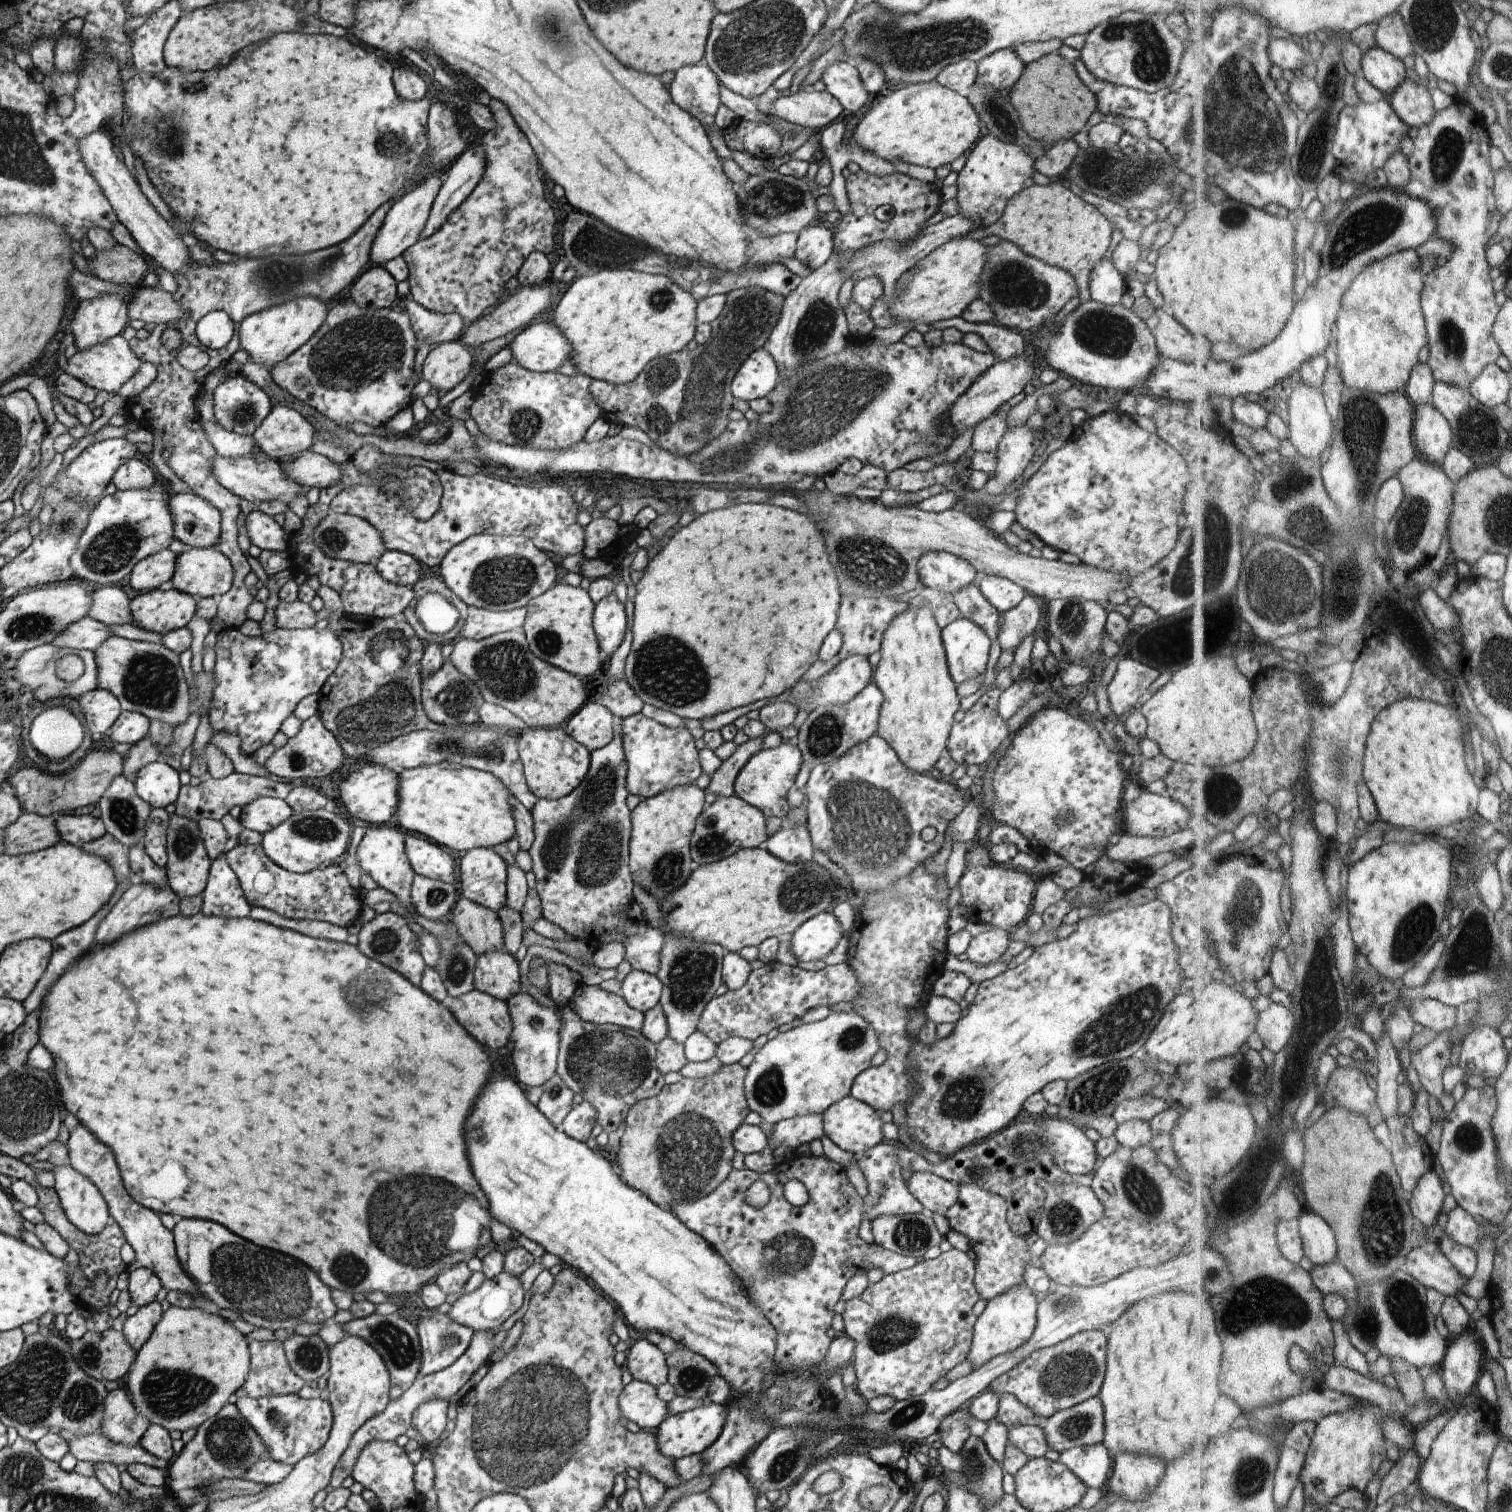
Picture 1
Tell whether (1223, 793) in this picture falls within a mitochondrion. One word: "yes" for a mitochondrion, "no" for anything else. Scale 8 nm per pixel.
yes

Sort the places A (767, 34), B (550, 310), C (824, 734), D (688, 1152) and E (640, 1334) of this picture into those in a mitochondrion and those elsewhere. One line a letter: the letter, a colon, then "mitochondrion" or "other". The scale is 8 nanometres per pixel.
A: mitochondrion
B: other
C: mitochondrion
D: mitochondrion
E: other

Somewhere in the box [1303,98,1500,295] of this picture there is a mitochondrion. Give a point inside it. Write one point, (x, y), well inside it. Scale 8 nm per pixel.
(1366, 229)

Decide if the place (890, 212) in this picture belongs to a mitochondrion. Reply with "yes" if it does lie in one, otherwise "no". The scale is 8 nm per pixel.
no

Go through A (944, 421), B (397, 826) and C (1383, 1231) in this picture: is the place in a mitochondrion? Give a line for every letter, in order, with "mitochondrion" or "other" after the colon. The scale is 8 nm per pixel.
A: other
B: other
C: mitochondrion

